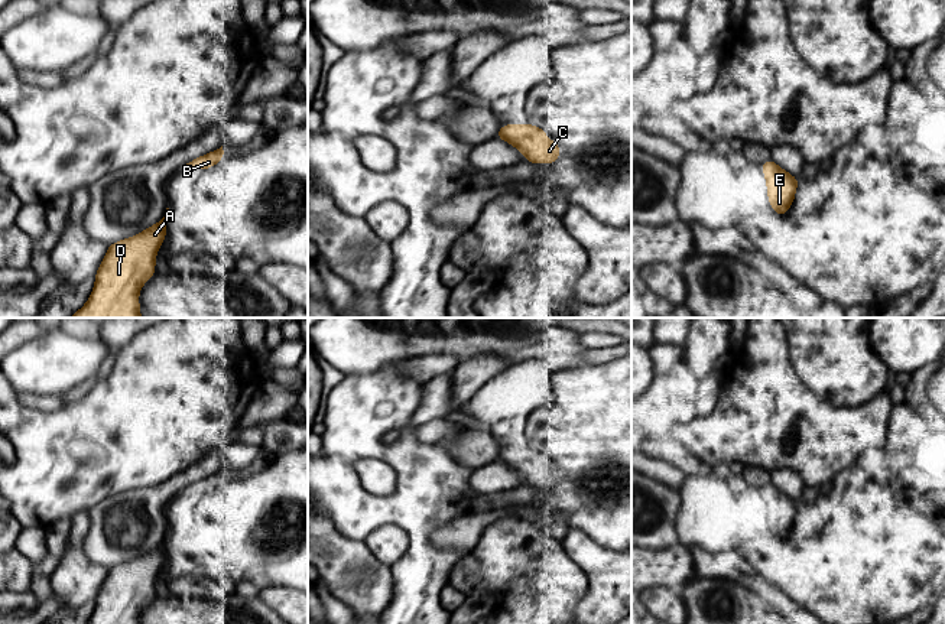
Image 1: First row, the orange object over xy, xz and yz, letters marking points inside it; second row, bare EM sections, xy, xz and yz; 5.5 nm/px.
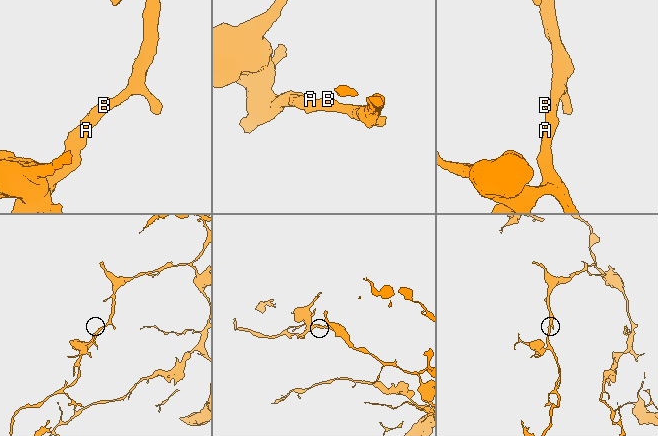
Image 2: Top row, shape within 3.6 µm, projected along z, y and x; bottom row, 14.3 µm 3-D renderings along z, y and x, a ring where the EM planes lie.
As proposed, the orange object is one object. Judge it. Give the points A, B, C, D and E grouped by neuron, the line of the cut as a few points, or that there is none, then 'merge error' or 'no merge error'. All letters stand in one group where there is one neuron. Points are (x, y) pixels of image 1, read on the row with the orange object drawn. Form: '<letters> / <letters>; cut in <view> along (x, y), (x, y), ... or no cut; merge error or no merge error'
A B C D E; no cut; no merge error

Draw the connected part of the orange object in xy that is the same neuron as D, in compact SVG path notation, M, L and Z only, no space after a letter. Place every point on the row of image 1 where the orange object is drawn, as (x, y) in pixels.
M166 214L150 228L107 248L95 274L95 286L88 302L71 318L142 318L139 306L140 287L153 276L156 253L166 235Z

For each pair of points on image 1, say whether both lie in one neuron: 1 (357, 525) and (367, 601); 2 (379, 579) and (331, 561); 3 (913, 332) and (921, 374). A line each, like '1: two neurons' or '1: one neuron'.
1: two neurons
2: one neuron
3: two neurons

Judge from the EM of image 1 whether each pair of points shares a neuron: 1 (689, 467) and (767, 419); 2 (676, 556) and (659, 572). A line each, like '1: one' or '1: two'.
1: two
2: one

